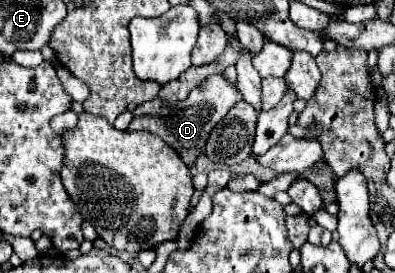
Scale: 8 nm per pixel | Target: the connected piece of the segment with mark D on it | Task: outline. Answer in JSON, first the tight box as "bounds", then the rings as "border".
{"bounds":[129,75,239,169],"border":[[[215,75],[215,77],[209,77],[207,81],[203,81],[203,85],[195,87],[185,101],[179,101],[167,117],[165,115],[139,115],[129,125],[129,131],[143,129],[143,131],[159,135],[165,143],[169,143],[177,151],[177,155],[183,159],[183,163],[191,169],[191,167],[195,167],[197,157],[205,153],[205,145],[207,145],[209,135],[215,129],[215,125],[239,101],[237,95],[239,95],[239,91],[223,75]]]}

